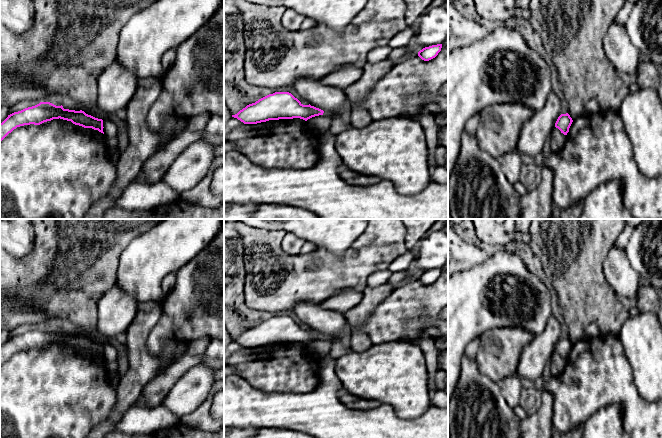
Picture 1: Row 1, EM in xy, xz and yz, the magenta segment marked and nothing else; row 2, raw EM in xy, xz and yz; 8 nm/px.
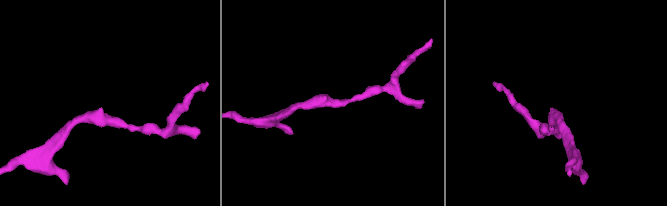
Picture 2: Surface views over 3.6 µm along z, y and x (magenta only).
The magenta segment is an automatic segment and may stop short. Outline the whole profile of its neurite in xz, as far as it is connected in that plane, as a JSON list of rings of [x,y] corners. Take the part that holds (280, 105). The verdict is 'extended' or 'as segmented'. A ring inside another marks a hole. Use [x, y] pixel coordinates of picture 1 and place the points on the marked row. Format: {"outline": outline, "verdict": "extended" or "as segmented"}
{"outline": [[[275,92],[247,105],[232,117],[244,124],[257,124],[269,120],[293,118],[307,121],[323,113],[323,110],[310,104],[303,105],[289,92]]], "verdict": "as segmented"}

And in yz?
{"outline": [[[568,113],[561,114],[555,123],[555,127],[558,128],[561,133],[567,135],[572,122],[573,120]]], "verdict": "as segmented"}

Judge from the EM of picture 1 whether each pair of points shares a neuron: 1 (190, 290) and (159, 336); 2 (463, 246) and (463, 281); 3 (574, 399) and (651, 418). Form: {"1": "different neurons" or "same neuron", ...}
{"1": "same neuron", "2": "different neurons", "3": "same neuron"}

